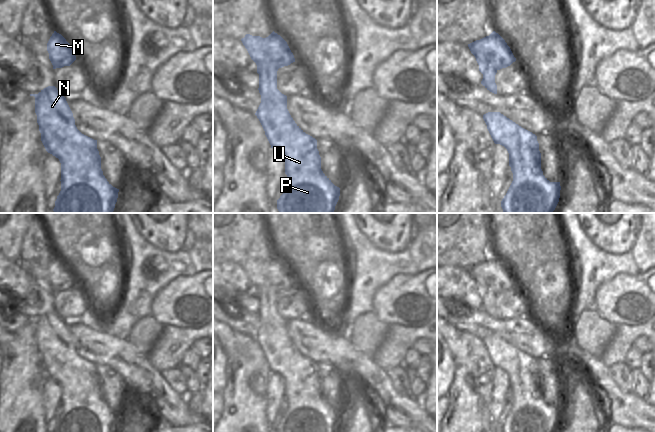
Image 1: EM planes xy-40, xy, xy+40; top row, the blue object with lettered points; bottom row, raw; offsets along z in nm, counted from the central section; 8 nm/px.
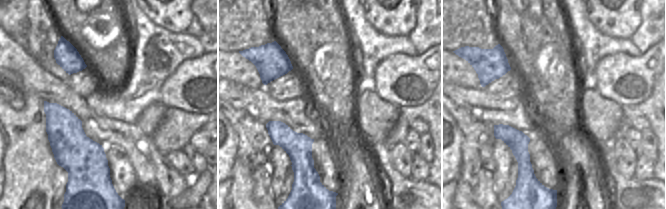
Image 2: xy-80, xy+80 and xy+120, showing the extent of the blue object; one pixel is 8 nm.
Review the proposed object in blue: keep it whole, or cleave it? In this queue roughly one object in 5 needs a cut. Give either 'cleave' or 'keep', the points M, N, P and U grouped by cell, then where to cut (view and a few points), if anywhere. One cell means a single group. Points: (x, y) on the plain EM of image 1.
cleave; groups M / N P U; cut xy (262, 262), (262, 274), (278, 292)

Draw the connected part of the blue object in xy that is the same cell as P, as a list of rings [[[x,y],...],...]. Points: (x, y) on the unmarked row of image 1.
[[[246,258],[241,263],[251,283],[261,287],[259,317],[261,327],[255,337],[259,343],[271,372],[280,374],[285,381],[287,409],[277,424],[277,432],[335,432],[340,412],[335,410],[321,393],[321,381],[317,373],[317,364],[306,358],[293,344],[287,333],[287,320],[277,313],[278,291],[263,275],[263,262]]]

